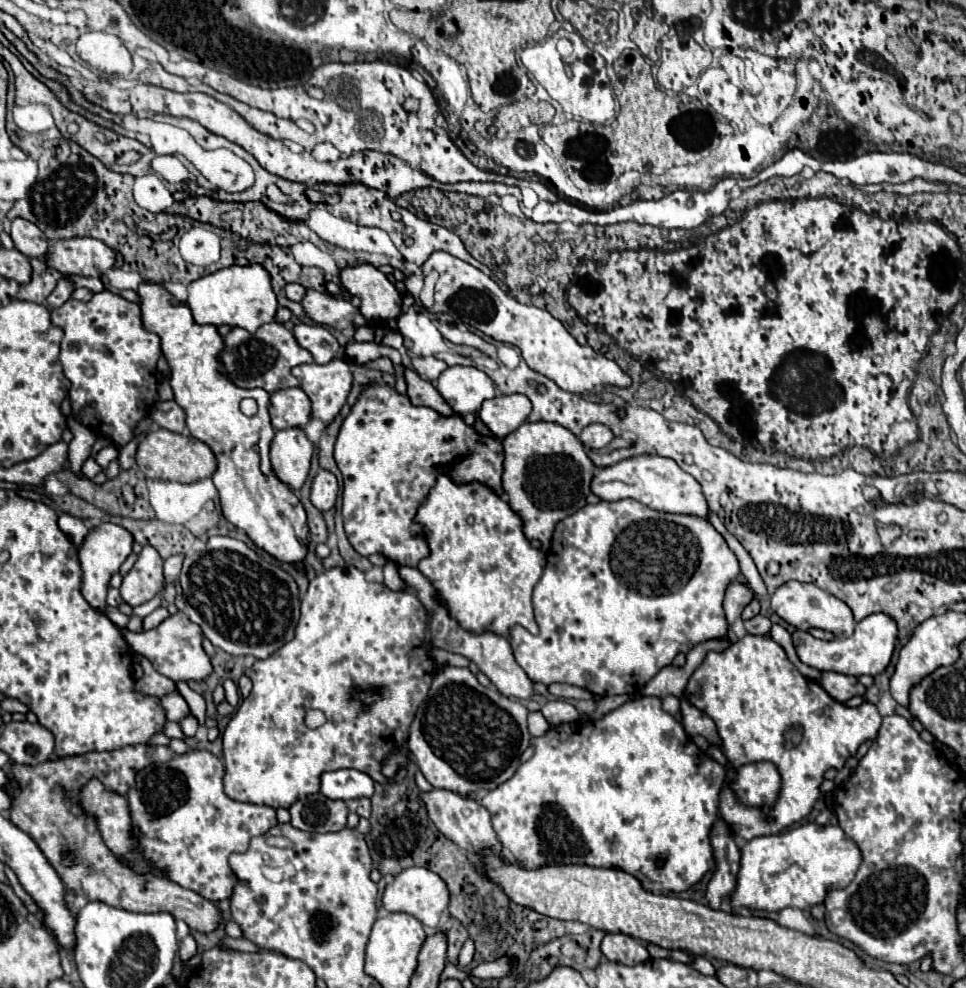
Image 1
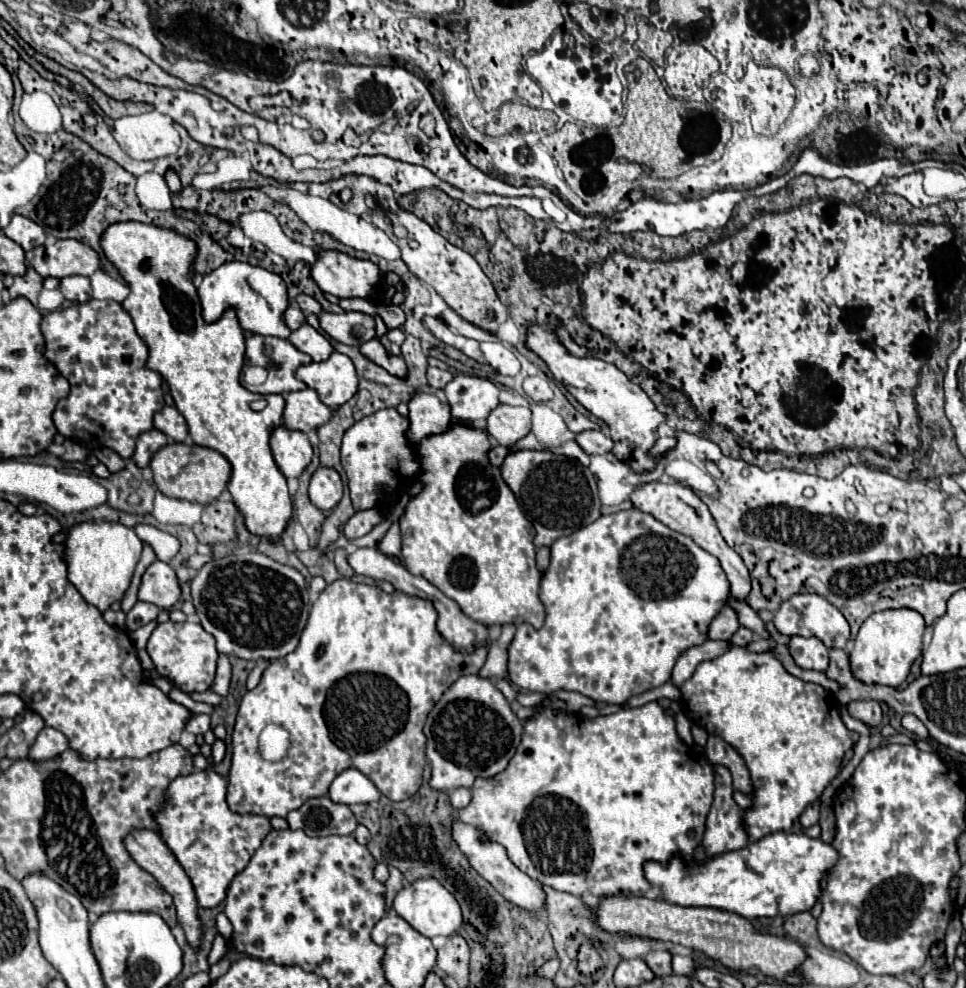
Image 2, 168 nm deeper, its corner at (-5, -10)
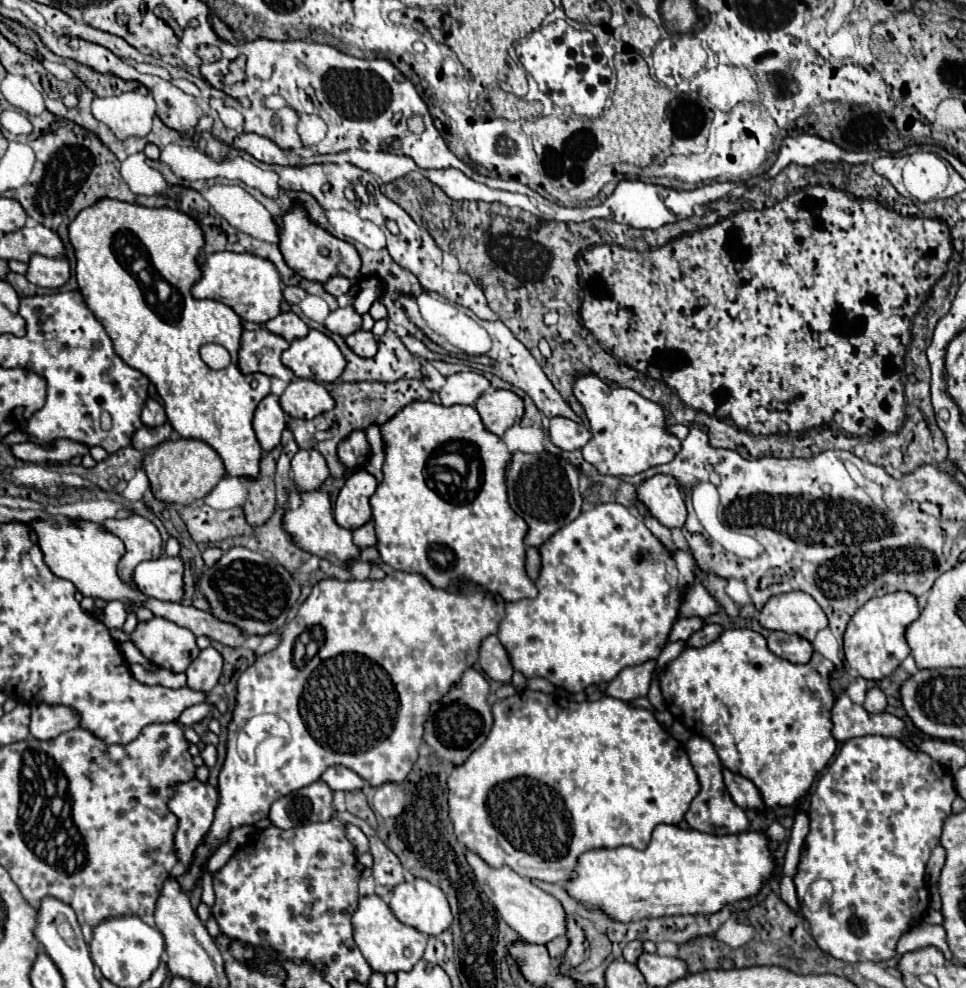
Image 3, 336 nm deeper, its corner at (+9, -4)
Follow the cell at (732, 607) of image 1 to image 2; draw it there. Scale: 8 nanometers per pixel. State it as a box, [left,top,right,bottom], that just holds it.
[708,606,740,640]

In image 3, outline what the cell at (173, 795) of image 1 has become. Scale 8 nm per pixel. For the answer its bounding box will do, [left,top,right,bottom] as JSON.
[170,778,218,868]

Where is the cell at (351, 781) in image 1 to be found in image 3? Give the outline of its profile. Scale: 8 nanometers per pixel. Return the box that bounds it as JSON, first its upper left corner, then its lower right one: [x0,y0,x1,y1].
[322,766,364,792]

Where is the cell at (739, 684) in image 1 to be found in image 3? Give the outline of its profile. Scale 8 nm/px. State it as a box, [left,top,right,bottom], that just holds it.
[658,628,836,808]

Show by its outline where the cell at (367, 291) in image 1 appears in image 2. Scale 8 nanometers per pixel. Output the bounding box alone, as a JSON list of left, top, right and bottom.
[312,250,380,298]

